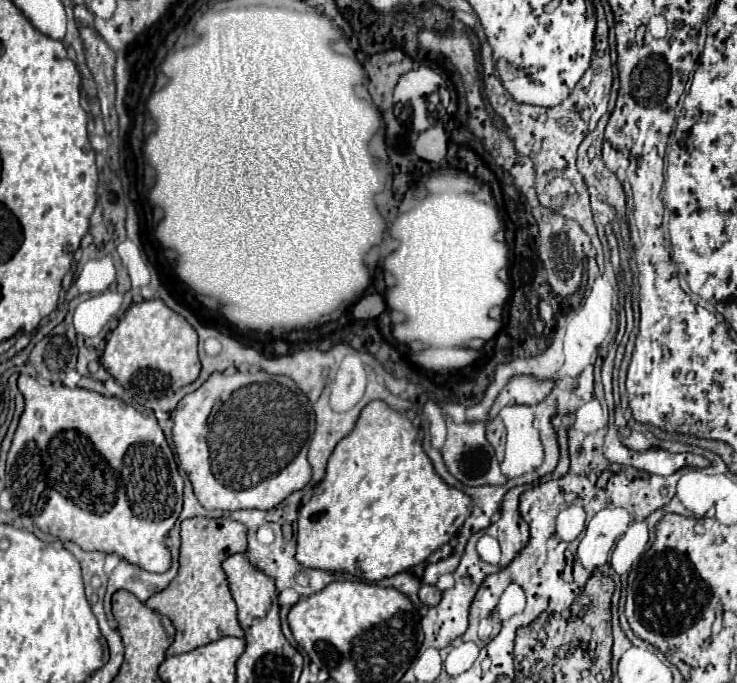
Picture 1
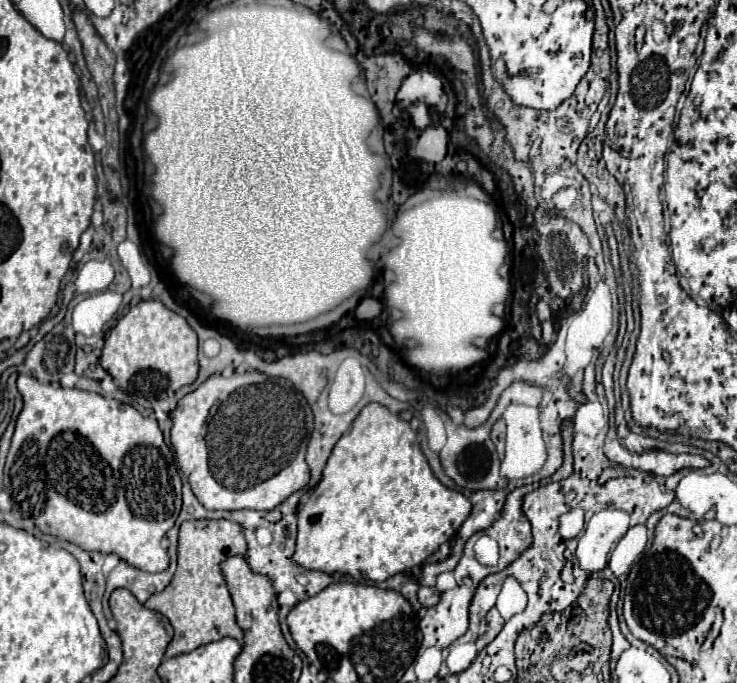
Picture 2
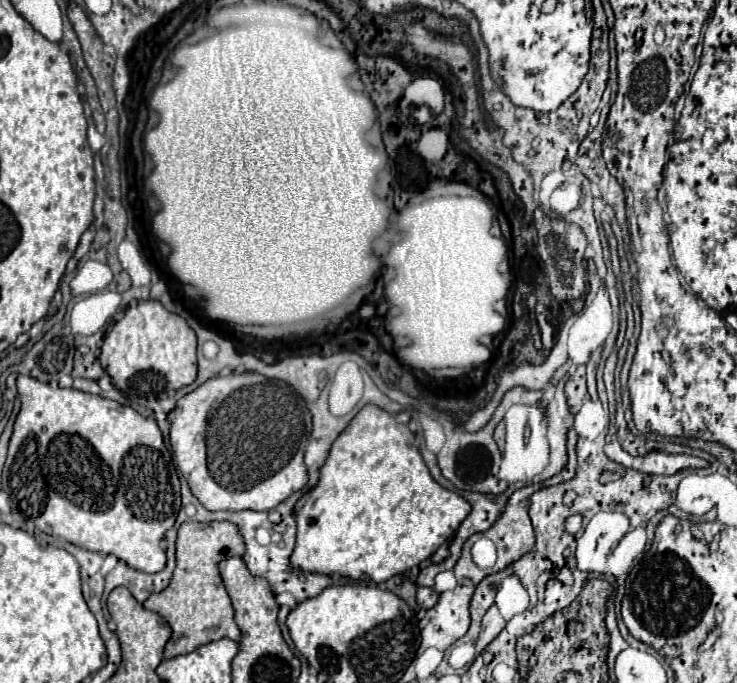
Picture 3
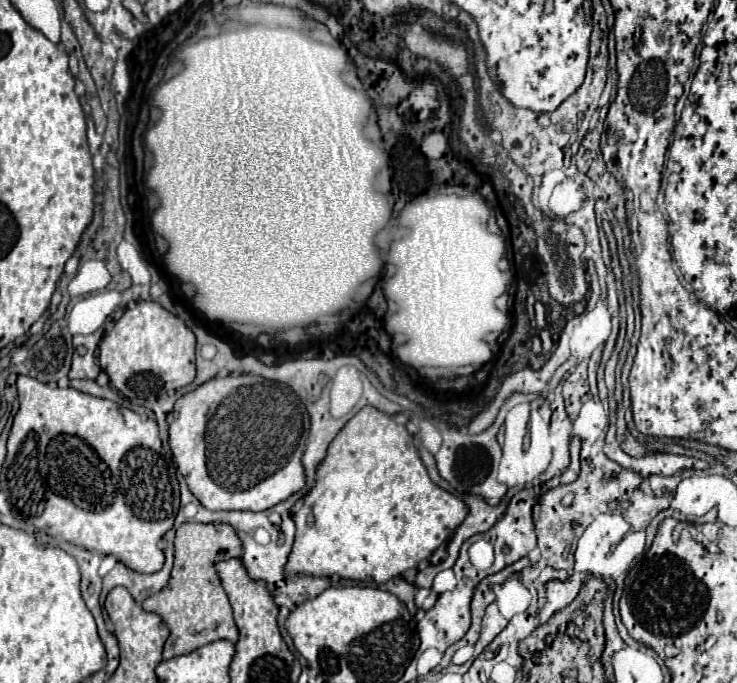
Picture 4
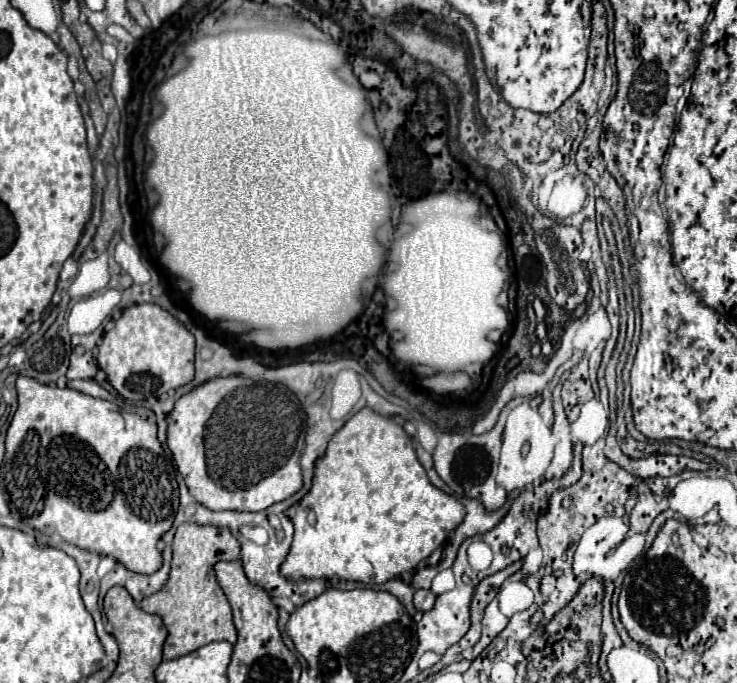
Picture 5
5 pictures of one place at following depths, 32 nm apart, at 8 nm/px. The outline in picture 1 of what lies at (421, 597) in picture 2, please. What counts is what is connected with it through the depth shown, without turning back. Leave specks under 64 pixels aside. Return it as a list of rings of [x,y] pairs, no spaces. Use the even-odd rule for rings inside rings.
[[[422,584],[418,596],[420,596],[420,602],[422,602],[424,606],[436,606],[436,604],[440,602],[440,598],[442,598],[442,592],[440,592],[436,586]]]

